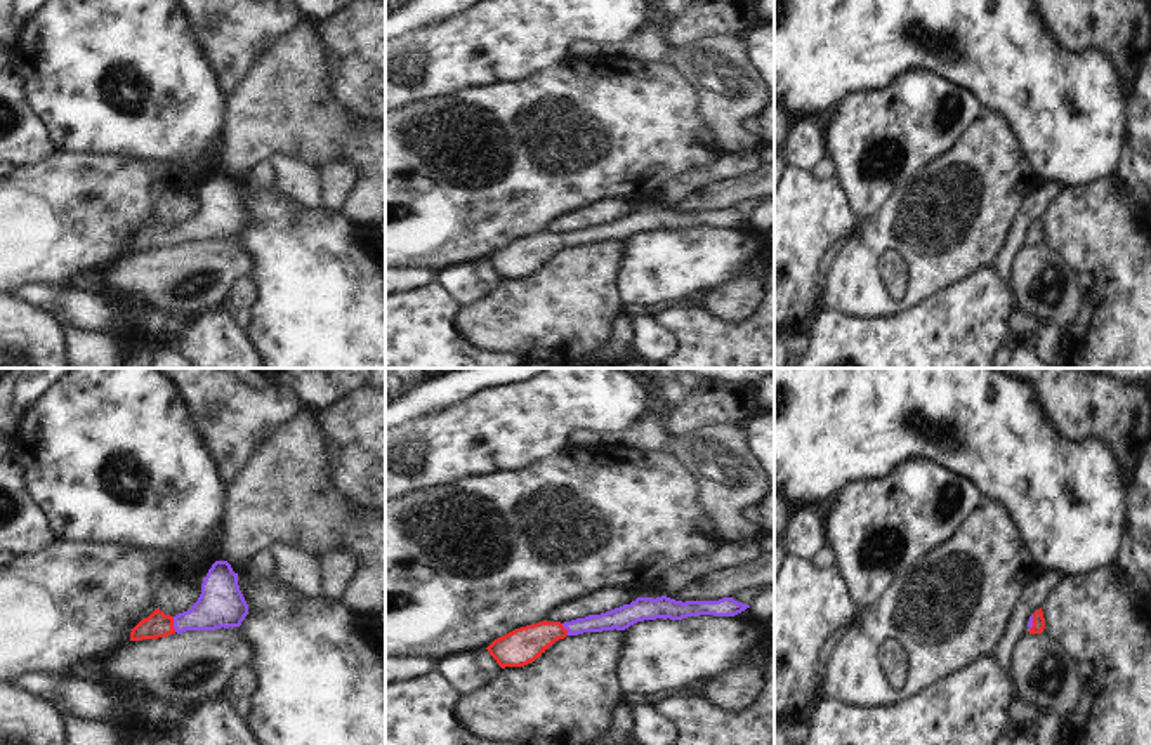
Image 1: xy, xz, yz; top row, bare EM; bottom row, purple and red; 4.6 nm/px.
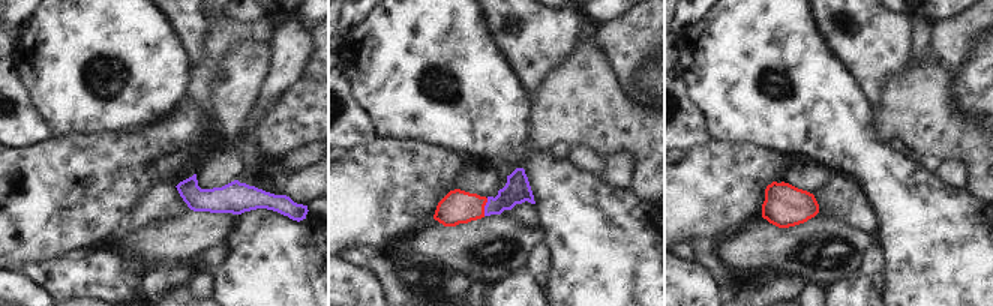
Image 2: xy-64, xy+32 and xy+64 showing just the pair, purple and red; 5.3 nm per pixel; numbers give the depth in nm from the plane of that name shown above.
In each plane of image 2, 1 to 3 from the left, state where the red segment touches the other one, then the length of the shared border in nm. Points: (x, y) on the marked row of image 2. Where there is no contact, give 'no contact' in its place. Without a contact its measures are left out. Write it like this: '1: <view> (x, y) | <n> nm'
1: no contact
2: xy+32 (485, 207) | 100 nm
3: no contact

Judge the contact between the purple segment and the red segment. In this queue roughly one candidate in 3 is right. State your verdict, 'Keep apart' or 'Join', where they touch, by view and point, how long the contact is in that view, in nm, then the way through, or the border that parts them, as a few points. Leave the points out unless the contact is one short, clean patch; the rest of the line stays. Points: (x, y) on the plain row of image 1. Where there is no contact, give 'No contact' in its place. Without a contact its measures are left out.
Join. Touches purple at xy (174, 235). Shared border 70 nm. Path across: xy (221, 214), (202, 228), (174, 235), (158, 235)

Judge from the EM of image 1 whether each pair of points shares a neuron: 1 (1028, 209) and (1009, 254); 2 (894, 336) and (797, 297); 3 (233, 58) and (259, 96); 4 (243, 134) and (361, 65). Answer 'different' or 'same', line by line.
1: same
2: different
3: different
4: different

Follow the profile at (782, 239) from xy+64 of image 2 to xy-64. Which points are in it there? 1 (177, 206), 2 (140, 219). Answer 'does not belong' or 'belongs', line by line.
1: does not belong
2: does not belong

